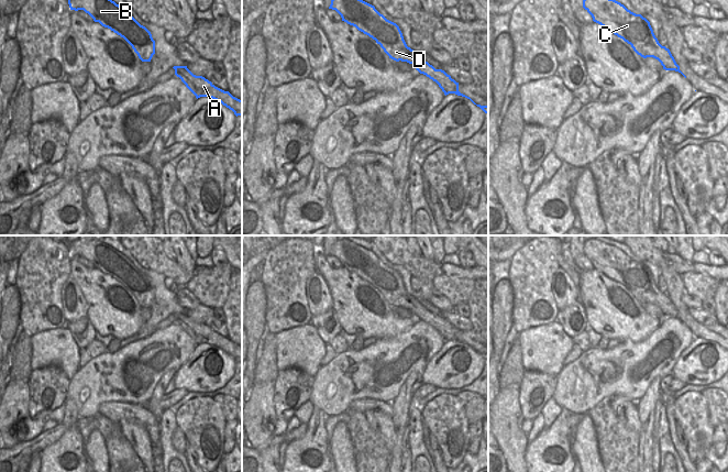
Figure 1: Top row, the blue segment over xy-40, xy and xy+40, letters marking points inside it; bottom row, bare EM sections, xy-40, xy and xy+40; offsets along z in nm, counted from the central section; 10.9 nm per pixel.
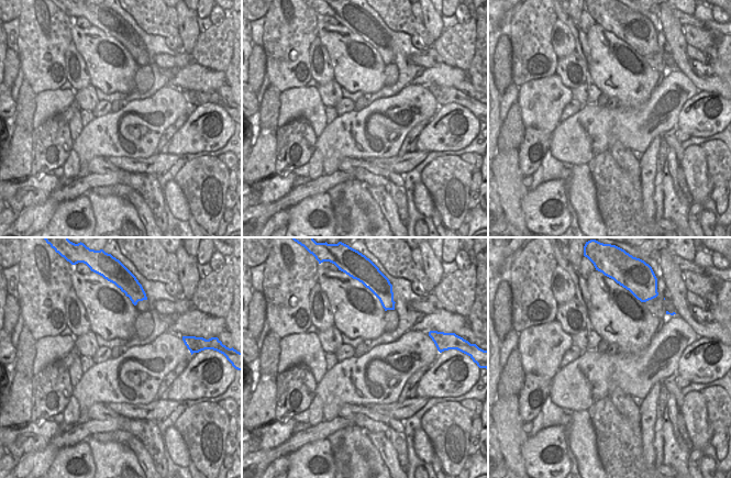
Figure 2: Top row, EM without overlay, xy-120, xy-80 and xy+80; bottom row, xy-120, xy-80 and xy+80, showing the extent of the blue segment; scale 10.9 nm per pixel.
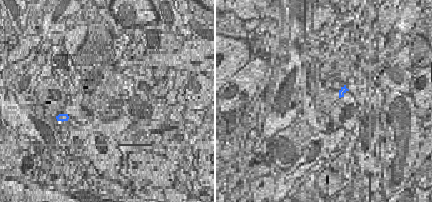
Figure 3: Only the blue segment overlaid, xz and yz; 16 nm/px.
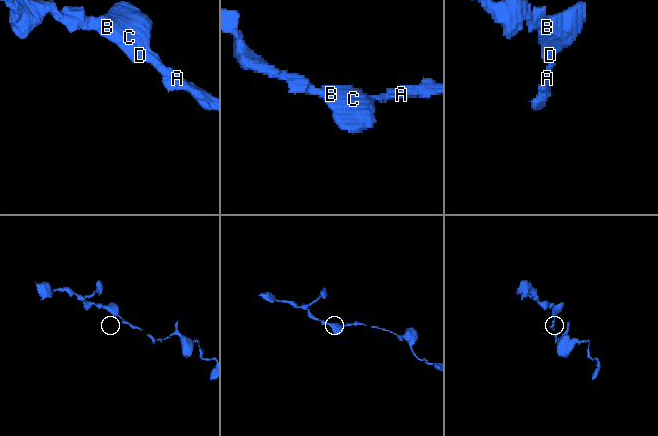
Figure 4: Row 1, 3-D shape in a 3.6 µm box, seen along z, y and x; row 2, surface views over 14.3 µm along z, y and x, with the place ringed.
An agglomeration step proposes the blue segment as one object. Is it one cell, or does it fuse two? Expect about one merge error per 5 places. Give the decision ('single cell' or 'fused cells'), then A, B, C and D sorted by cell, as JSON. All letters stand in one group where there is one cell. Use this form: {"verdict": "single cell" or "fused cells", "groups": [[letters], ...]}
{"verdict": "single cell", "groups": [["A", "B", "C", "D"]]}

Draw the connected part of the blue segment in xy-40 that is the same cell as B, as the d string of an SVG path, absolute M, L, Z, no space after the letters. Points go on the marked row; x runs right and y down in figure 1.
M68 0L68 4L70 10L84 10L95 22L123 37L142 62L151 62L155 54L155 41L151 32L124 8L112 0Z

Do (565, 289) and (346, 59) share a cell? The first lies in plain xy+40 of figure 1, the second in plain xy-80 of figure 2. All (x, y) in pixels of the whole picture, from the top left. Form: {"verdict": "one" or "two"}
{"verdict": "two"}

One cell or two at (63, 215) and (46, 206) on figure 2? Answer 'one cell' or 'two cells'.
two cells

